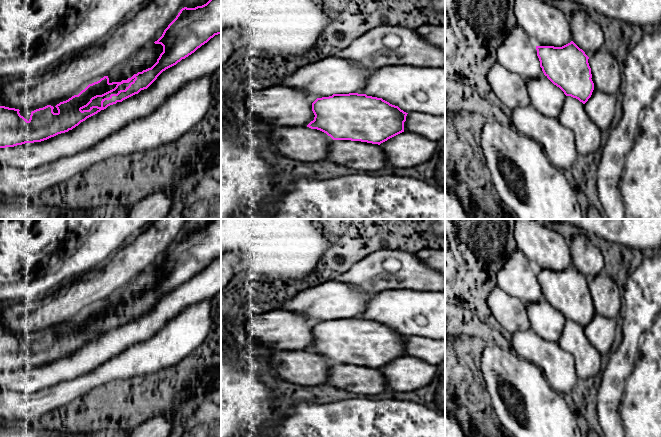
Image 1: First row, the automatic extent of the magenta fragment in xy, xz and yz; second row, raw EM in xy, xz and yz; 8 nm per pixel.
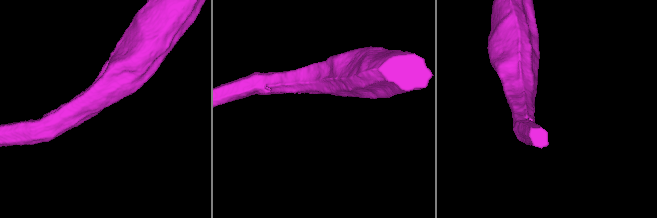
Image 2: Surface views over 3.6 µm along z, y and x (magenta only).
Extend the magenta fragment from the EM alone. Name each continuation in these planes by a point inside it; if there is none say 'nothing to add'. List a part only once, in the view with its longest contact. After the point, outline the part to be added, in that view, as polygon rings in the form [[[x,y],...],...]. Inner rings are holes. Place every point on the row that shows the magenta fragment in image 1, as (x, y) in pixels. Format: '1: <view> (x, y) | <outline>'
1: xy (97, 101) | [[[134,78],[134,79],[135,79],[135,78]],[[132,79],[129,83],[123,83],[123,84],[119,85],[118,88],[117,88],[115,91],[113,91],[113,92],[111,92],[111,93],[109,93],[109,94],[103,96],[103,97],[97,97],[97,98],[93,99],[92,102],[91,102],[87,107],[85,107],[85,108],[83,108],[83,109],[81,109],[81,110],[82,110],[82,111],[83,111],[83,110],[89,110],[92,106],[101,107],[101,101],[102,101],[104,98],[109,98],[111,94],[117,94],[120,90],[125,90],[125,89],[129,86],[129,84],[130,84],[131,82],[133,82],[134,79]]]

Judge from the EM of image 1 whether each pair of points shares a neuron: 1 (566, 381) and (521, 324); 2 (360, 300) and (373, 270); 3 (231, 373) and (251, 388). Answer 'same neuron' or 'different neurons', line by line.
1: different neurons
2: different neurons
3: same neuron

